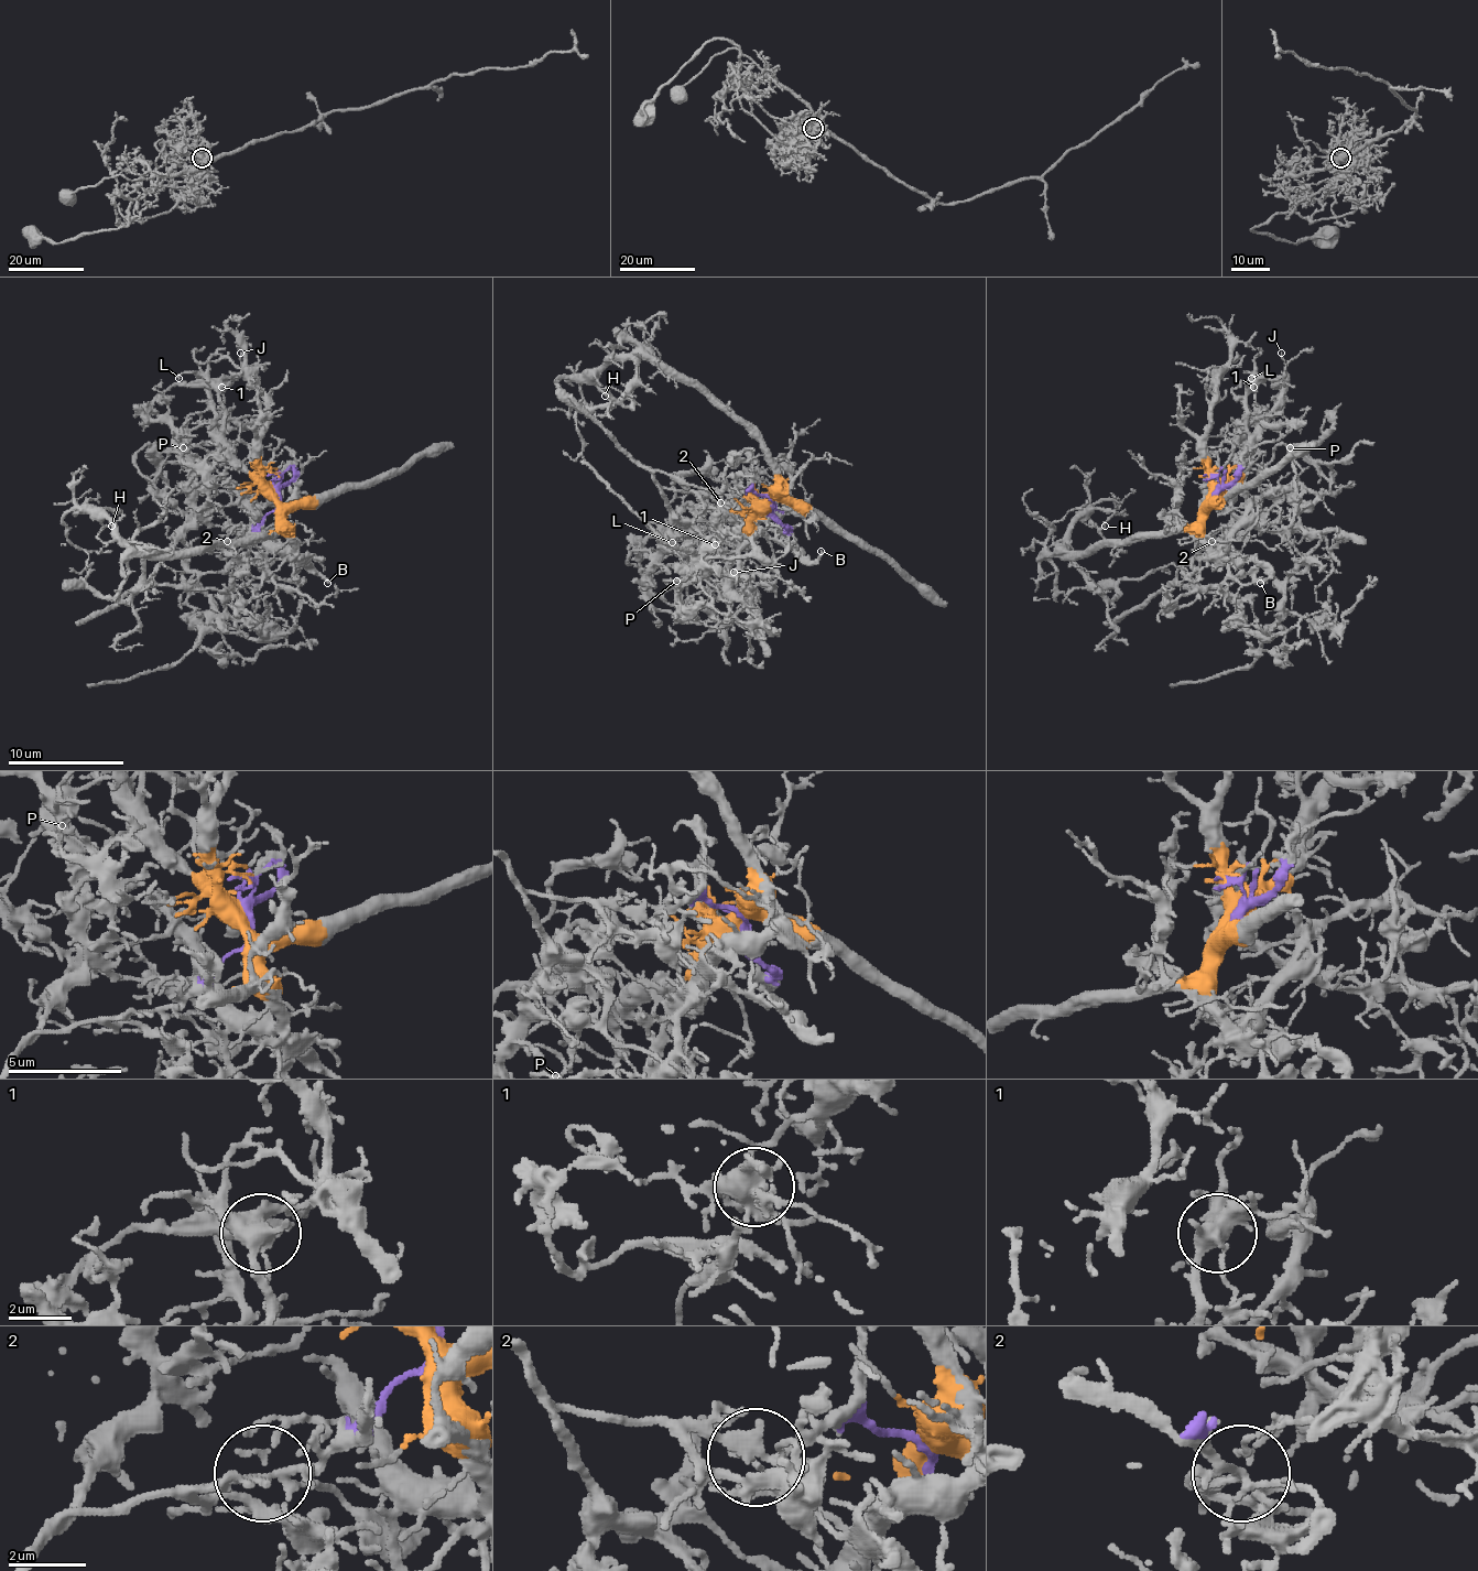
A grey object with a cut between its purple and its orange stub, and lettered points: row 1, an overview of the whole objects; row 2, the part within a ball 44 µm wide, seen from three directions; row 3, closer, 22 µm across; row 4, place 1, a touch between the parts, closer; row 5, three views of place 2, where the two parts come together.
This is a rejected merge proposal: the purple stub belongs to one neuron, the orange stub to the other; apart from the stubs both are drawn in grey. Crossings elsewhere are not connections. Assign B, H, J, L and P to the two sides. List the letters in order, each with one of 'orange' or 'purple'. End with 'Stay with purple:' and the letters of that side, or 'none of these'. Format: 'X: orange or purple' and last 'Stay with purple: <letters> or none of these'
B: purple
H: orange
J: orange
L: orange
P: purple
Stay with purple: B, P

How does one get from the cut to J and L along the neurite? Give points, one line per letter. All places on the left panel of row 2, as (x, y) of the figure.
J: (276, 498), (245, 466), (224, 437), (221, 382), (238, 374), (241, 353)
L: (276, 498), (232, 454), (224, 437), (221, 397), (198, 374), (183, 374), (177, 379)

